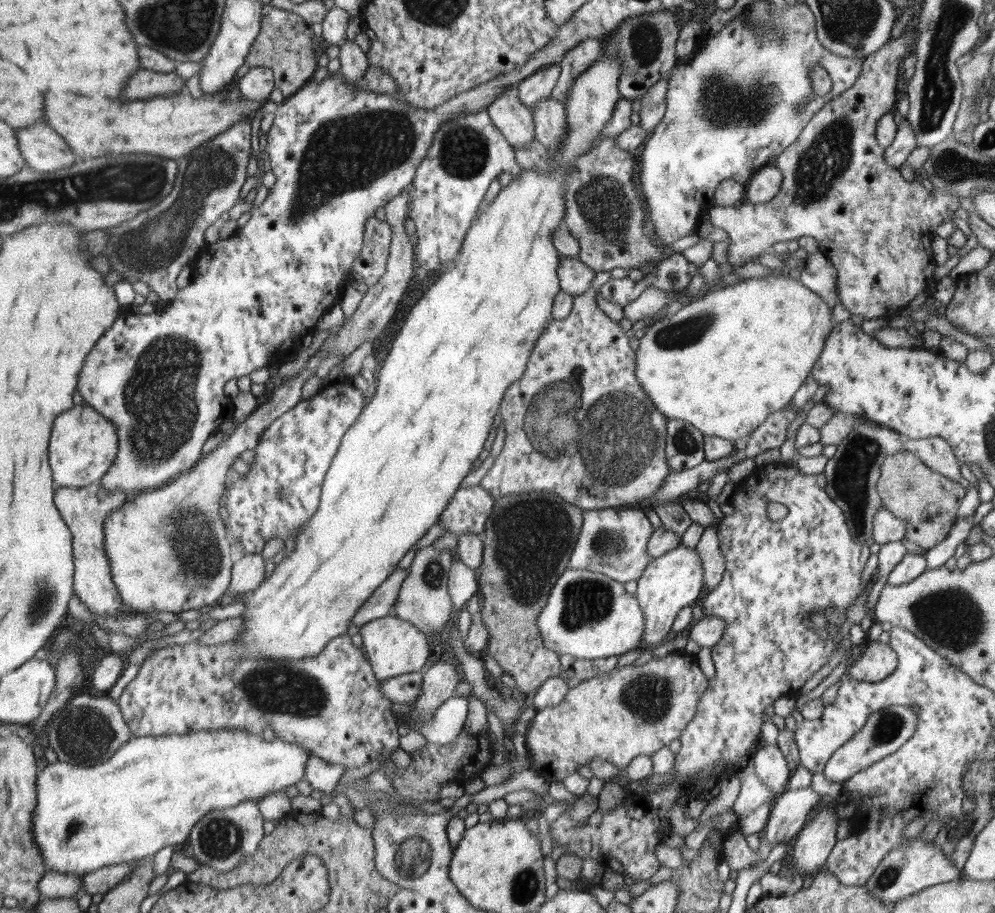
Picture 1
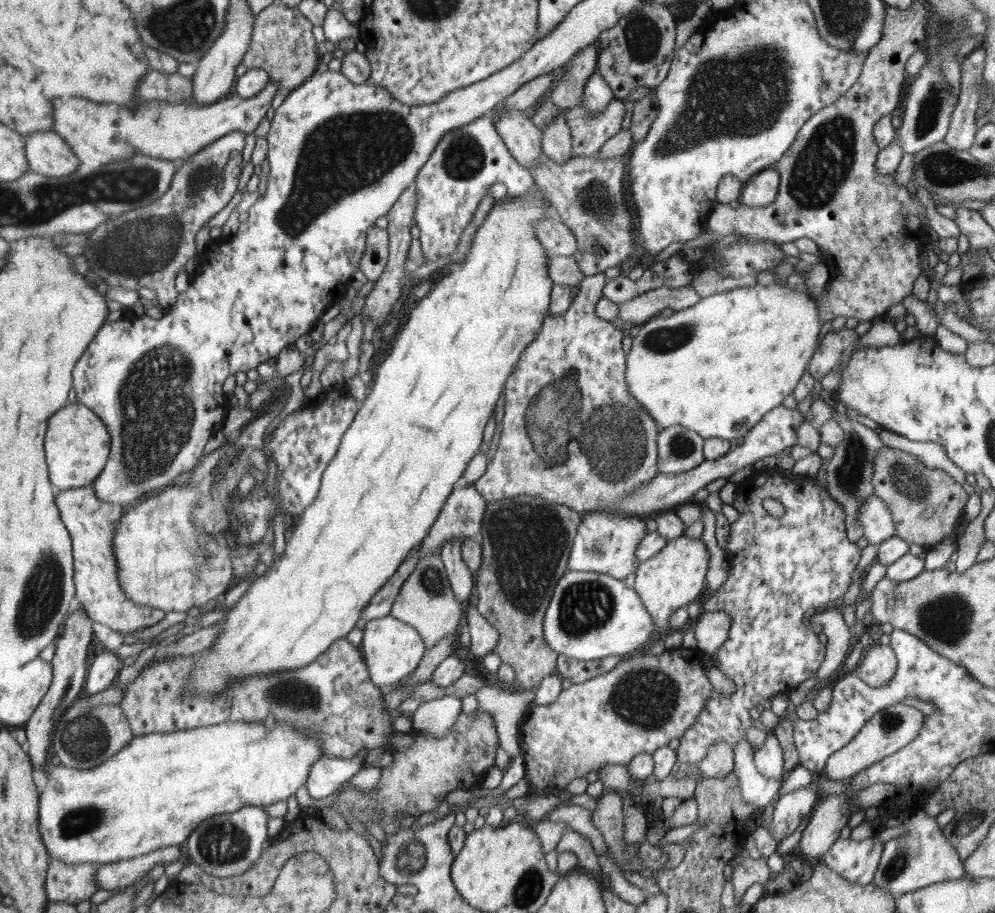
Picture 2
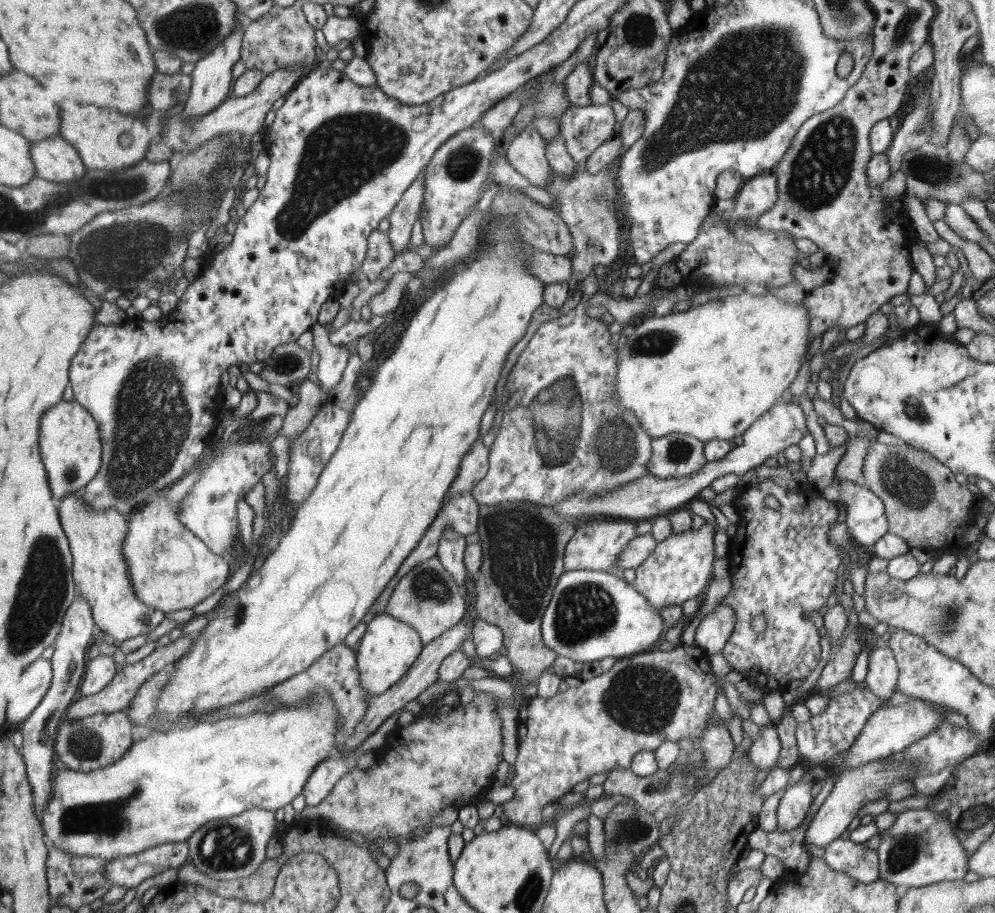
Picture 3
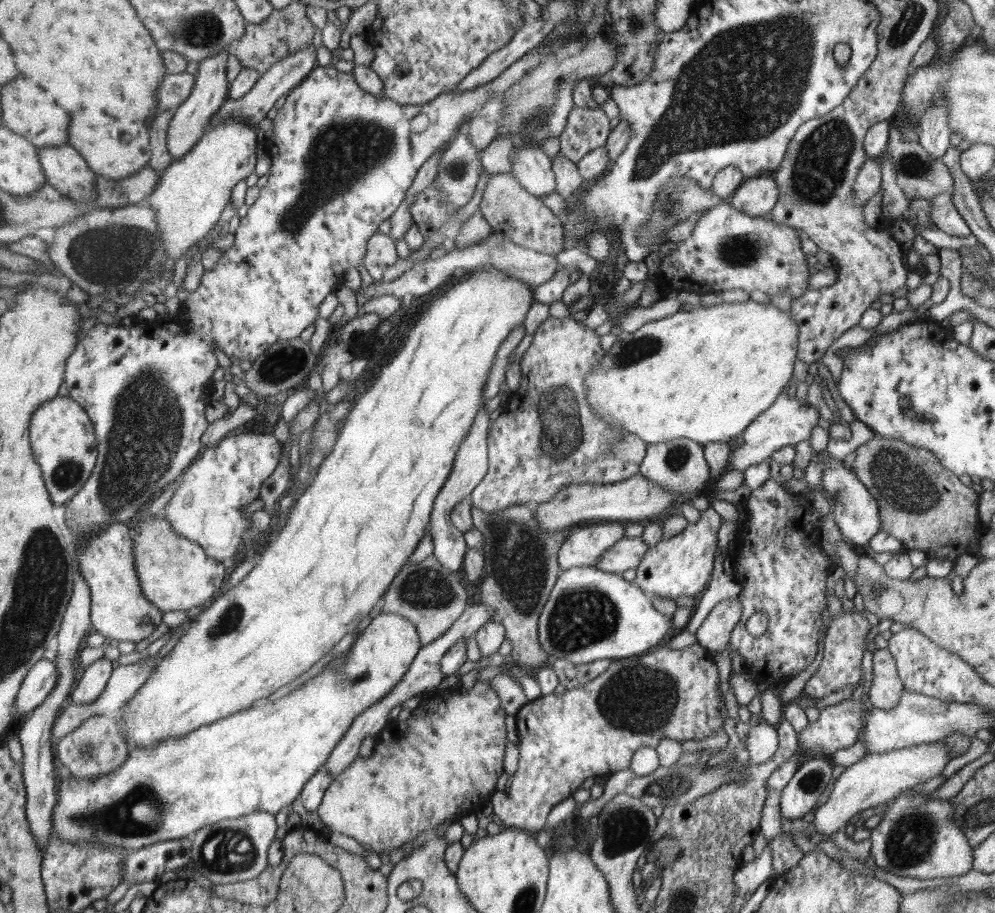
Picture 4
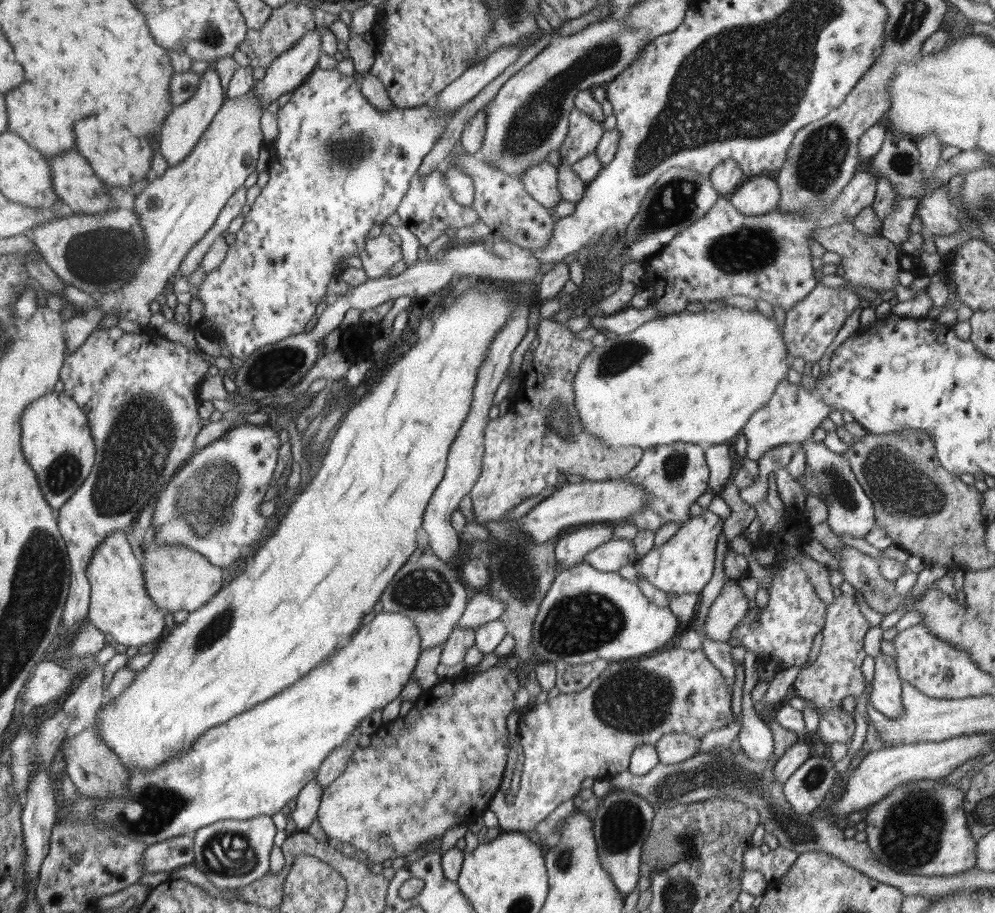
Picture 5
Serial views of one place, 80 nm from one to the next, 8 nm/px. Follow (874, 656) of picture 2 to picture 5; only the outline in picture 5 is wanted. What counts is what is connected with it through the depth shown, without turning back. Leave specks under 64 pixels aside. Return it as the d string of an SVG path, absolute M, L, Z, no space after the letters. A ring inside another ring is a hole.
M886 653L875 656L875 673L869 703L878 712L898 720L903 713L901 703L902 680L895 660Z

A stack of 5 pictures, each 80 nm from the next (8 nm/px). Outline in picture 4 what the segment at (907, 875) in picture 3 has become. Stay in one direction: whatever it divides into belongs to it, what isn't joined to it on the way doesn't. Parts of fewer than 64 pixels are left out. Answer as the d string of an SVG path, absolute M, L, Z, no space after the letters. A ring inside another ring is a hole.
M902 791L894 798L878 827L872 828L869 839L875 864L896 876L920 880L966 876L973 868L973 849L953 811L954 799L930 799L931 794L904 794Z

